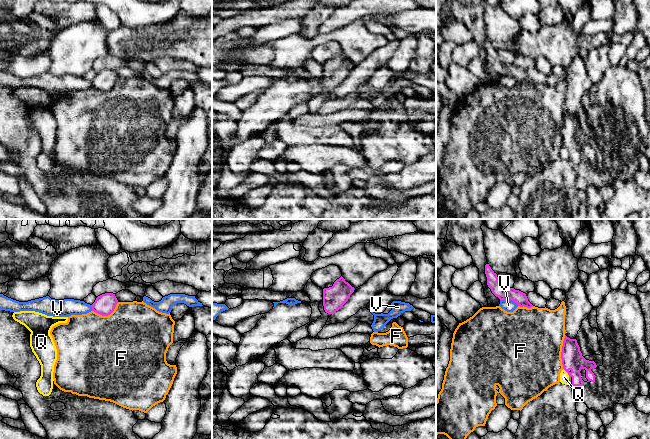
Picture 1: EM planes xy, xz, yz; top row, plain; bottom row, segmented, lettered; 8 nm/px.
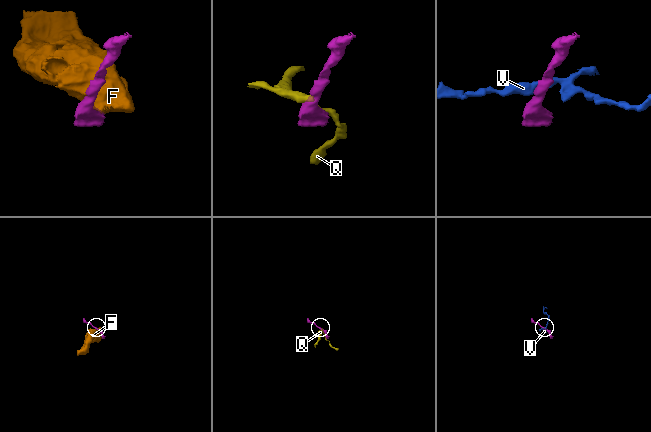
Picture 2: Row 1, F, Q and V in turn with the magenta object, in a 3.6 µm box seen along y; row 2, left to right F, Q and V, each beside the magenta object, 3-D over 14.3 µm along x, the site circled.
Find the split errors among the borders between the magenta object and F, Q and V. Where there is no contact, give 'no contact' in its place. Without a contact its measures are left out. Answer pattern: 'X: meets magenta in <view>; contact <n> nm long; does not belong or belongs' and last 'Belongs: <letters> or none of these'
F: meets magenta in yz; contact 280 nm long; does not belong
Q: meets magenta in yz; contact 90 nm long; does not belong
V: meets magenta in yz; contact 160 nm long; does not belong
Belongs: none of these

